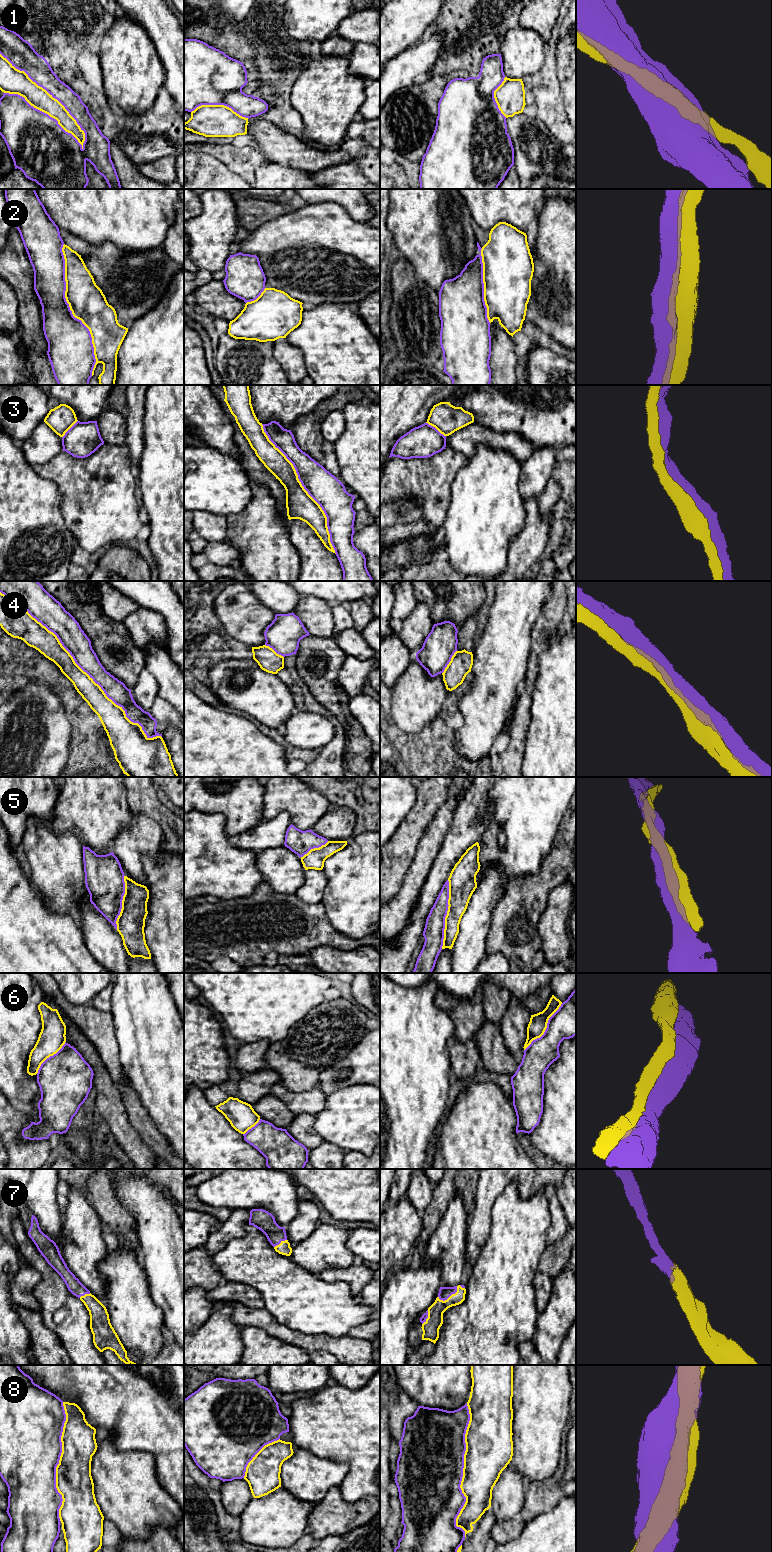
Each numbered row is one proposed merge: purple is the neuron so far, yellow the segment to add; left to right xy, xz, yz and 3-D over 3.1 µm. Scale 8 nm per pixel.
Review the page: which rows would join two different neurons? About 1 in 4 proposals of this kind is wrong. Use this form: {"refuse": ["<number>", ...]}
{"refuse": ["1"]}

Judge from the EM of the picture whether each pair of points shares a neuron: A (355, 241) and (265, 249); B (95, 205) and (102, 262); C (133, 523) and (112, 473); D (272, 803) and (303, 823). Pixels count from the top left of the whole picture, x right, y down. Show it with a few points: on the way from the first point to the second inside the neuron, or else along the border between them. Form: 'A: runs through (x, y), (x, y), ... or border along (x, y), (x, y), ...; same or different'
A: runs through (333, 243), (287, 245); same
B: border along (88, 243), (100, 245), (112, 242), (122, 252); different
C: runs through (121, 511), (112, 502), (112, 485); same
D: runs through (281, 803), (287, 803), (298, 814); same

